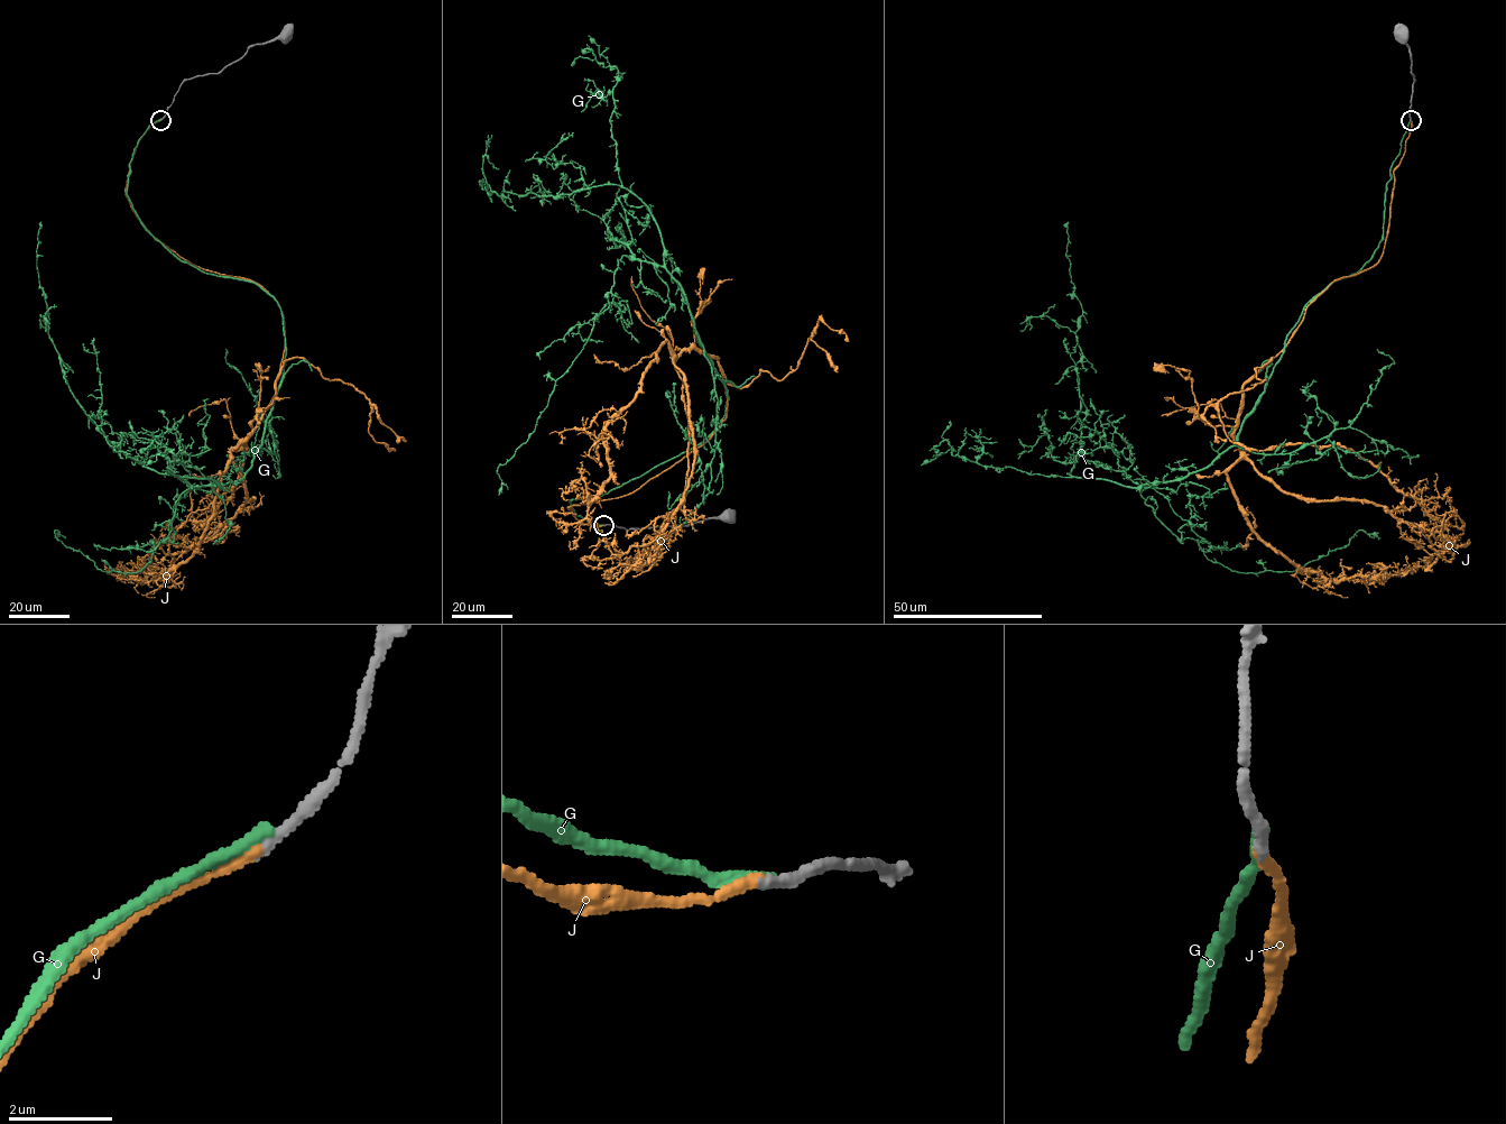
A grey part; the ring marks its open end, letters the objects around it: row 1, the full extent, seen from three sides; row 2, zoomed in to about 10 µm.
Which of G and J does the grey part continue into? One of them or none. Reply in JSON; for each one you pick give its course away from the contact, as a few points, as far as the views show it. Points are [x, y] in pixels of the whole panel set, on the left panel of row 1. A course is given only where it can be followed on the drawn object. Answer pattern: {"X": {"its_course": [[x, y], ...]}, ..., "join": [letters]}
{"J": {"its_course": [[160, 119], [130, 163], [136, 217], [260, 284], [285, 342], [200, 546], [164, 581], [119, 562]]}, "join": ["J"]}

